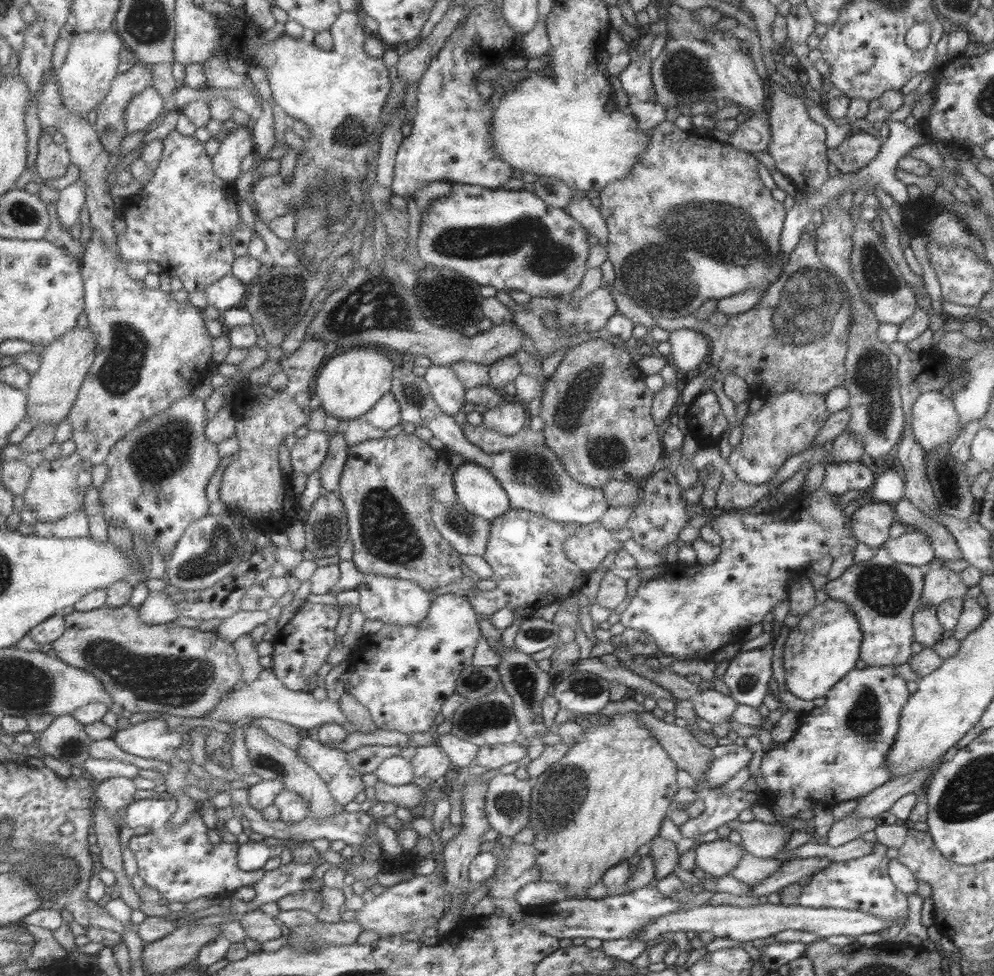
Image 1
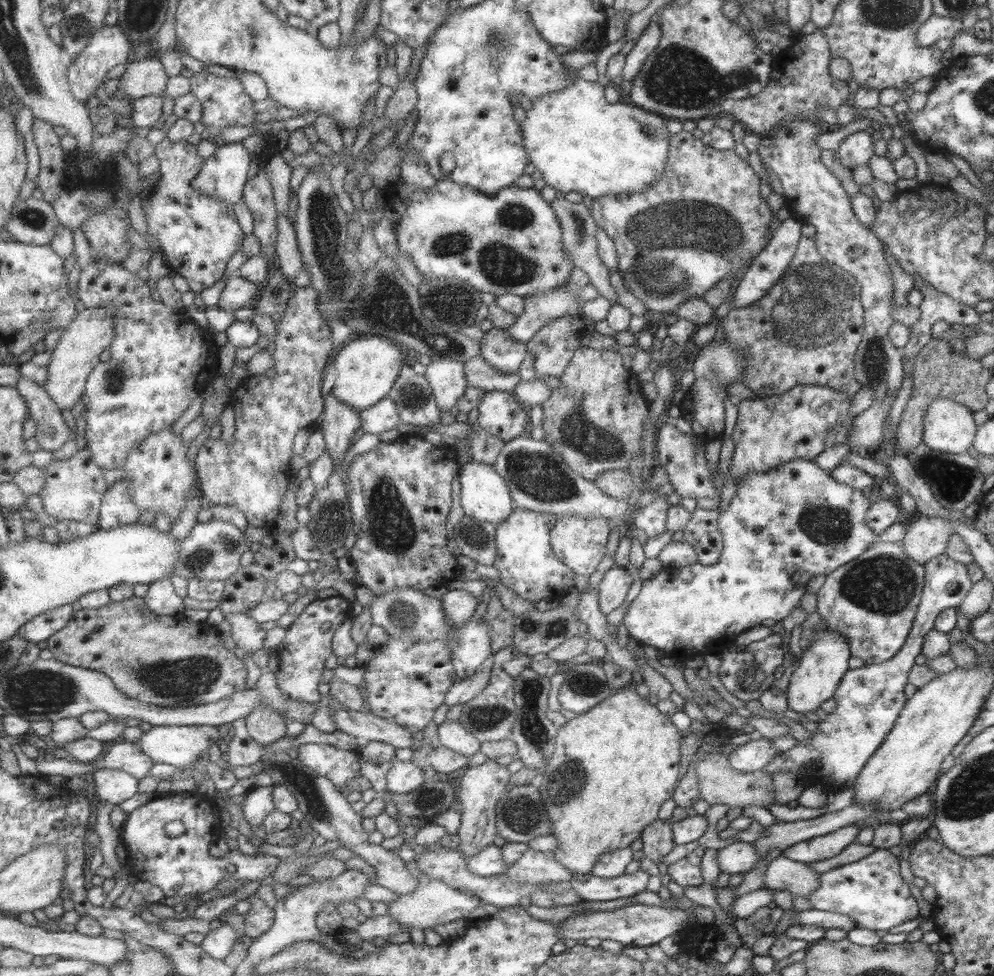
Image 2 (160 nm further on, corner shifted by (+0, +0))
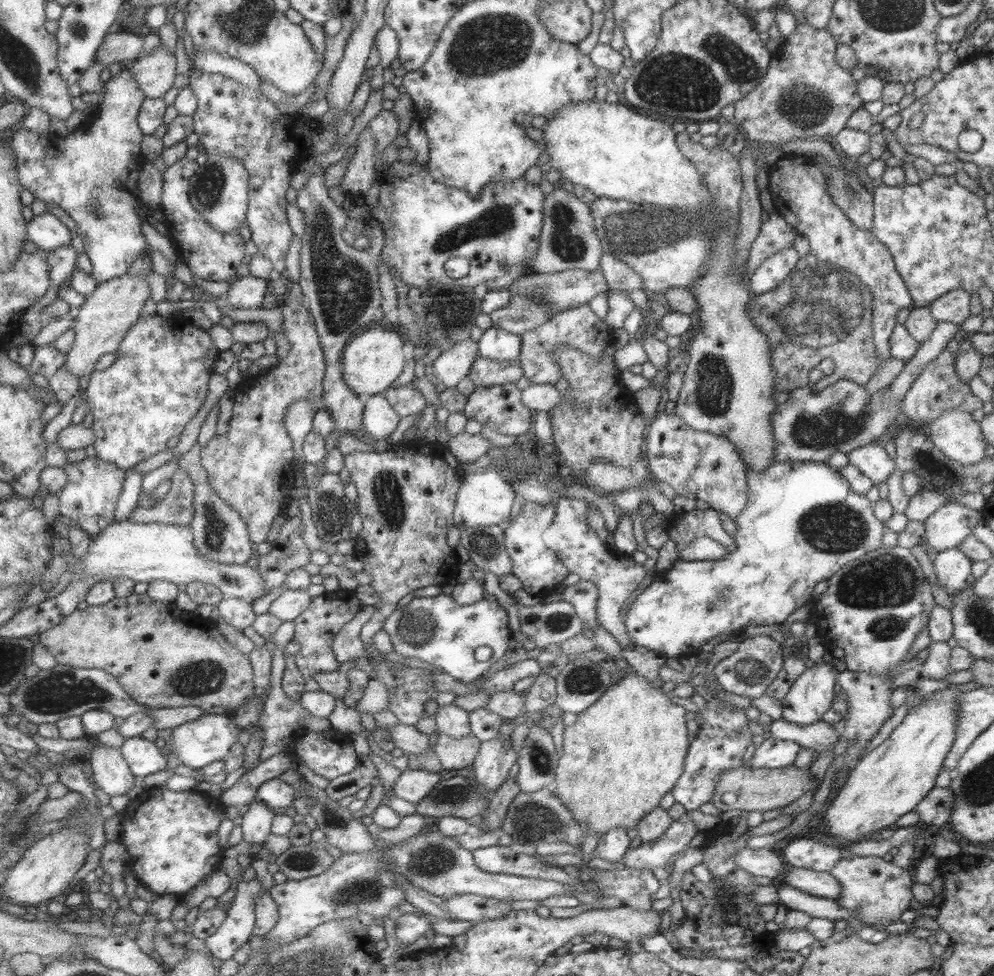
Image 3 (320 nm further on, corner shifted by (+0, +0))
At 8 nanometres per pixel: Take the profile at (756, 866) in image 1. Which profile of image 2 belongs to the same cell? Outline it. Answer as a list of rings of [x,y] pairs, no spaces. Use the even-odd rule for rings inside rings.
[[[779,855],[767,863],[764,881],[768,889],[786,890],[792,897],[807,898],[820,884],[820,874],[805,863]]]

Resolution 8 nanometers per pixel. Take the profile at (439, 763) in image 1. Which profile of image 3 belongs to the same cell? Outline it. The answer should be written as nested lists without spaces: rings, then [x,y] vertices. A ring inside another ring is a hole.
[[[438,733],[432,750],[443,769],[455,770],[472,764],[480,743],[473,733],[458,739]]]

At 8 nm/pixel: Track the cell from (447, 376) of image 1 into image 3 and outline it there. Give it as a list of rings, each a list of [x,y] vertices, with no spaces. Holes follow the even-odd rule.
[[[469,338],[453,343],[445,352],[441,351],[439,360],[432,362],[437,384],[453,388],[461,378],[468,376],[470,366],[477,355],[477,341],[469,340]]]

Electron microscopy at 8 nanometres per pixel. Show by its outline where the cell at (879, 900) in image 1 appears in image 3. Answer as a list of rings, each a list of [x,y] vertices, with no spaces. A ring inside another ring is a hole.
[[[846,853],[828,870],[840,884],[837,904],[854,912],[853,919],[859,920],[863,927],[882,929],[898,921],[900,915],[909,910],[913,899],[910,886],[913,883],[910,869],[899,868],[880,856],[847,855]]]

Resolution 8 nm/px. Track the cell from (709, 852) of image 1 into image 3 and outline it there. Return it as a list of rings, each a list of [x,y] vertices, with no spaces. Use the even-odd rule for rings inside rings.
[[[748,847],[738,850],[734,856],[736,863],[752,876],[767,876],[767,878],[775,878],[779,874],[779,880],[784,878],[784,872],[787,865],[780,857],[779,851],[766,849],[750,849]]]

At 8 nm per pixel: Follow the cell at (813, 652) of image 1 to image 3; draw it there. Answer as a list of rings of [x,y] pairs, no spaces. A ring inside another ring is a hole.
[[[828,656],[809,663],[781,700],[781,718],[803,726],[818,721],[823,712],[830,711],[836,694],[836,678],[831,667],[837,667],[837,664],[836,660]]]

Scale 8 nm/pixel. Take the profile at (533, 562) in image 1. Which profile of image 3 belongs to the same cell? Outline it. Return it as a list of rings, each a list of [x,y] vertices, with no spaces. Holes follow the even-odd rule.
[[[525,502],[519,514],[509,523],[504,525],[505,553],[511,560],[510,574],[520,580],[523,590],[533,595],[547,596],[559,587],[563,578],[569,572],[559,562],[557,556],[546,548],[542,539],[542,532],[551,524],[554,515],[552,504],[535,504]]]

